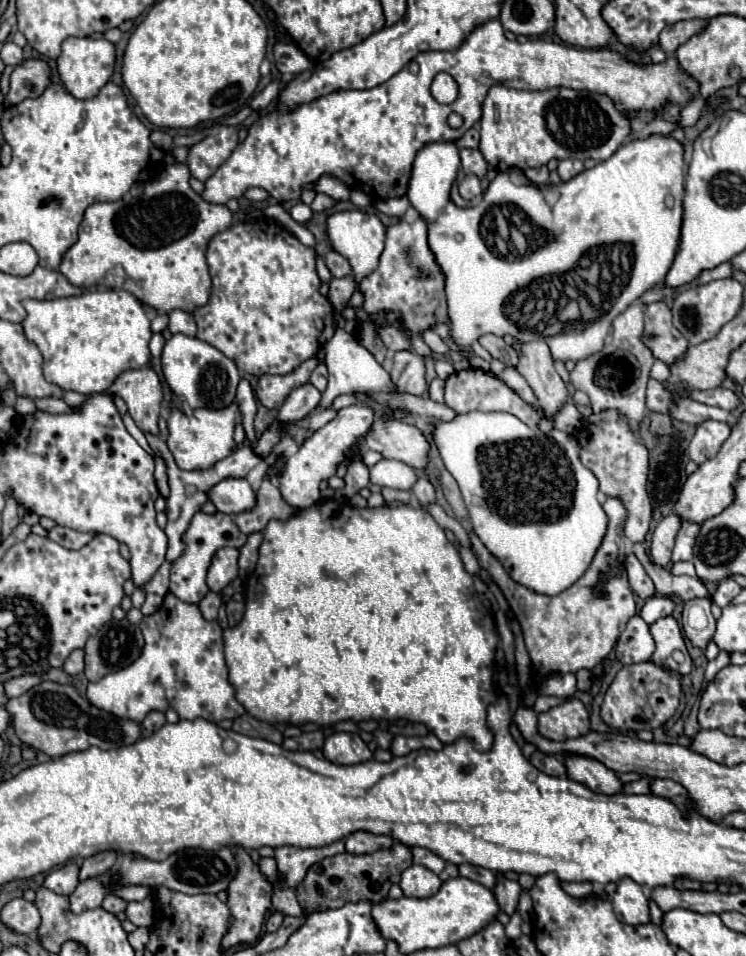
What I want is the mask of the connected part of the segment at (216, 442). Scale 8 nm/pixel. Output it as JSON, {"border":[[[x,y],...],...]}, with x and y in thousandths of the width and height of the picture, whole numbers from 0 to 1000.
{"border":[[[312,418],[307,425],[286,429],[286,427],[264,427],[259,429],[256,437],[248,437],[240,427],[229,429],[229,435],[224,439],[227,456],[224,467],[229,475],[235,477],[235,483],[243,492],[277,492],[291,481],[307,477],[315,469],[312,462],[312,450],[318,444],[326,441],[326,433],[320,429],[320,421]]]}

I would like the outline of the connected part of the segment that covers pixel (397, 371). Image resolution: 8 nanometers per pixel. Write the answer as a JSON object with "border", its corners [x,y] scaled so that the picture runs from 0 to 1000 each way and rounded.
{"border":[[[532,368],[527,370],[524,381],[524,400],[535,412],[567,414],[572,410],[570,402],[570,383],[567,374],[556,368]]]}

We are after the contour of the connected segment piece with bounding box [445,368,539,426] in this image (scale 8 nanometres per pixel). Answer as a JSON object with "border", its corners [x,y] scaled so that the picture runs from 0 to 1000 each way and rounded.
{"border":[[[629,385],[629,387],[618,387],[618,389],[605,391],[599,395],[599,404],[597,404],[597,423],[605,425],[607,429],[613,429],[615,433],[626,433],[626,431],[634,431],[634,429],[645,429],[645,431],[682,431],[682,433],[693,435],[698,441],[704,441],[706,446],[720,446],[723,444],[720,431],[706,421],[701,421],[666,393],[655,393],[647,387]]]}

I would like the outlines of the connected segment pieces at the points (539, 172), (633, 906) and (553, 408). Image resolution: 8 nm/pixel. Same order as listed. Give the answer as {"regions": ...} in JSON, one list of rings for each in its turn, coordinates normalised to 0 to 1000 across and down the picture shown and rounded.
{"regions":[[[[733,174],[714,176],[714,178],[704,178],[704,184],[706,184],[709,190],[714,190],[717,195],[725,195],[725,192],[733,192],[733,188],[736,188],[736,178],[733,178]]],[[[835,918],[827,925],[827,933],[819,937],[819,946],[830,964],[838,964],[843,969],[859,969],[873,964],[870,941],[862,935],[859,927],[846,918]]],[[[685,351],[677,354],[682,360],[696,360],[698,364],[698,377],[693,381],[696,391],[709,400],[717,414],[723,416],[723,423],[728,431],[733,433],[731,439],[725,439],[725,450],[739,450],[739,435],[760,421],[760,406],[752,393],[747,391],[741,383],[739,366],[731,358],[696,358]]]]}

